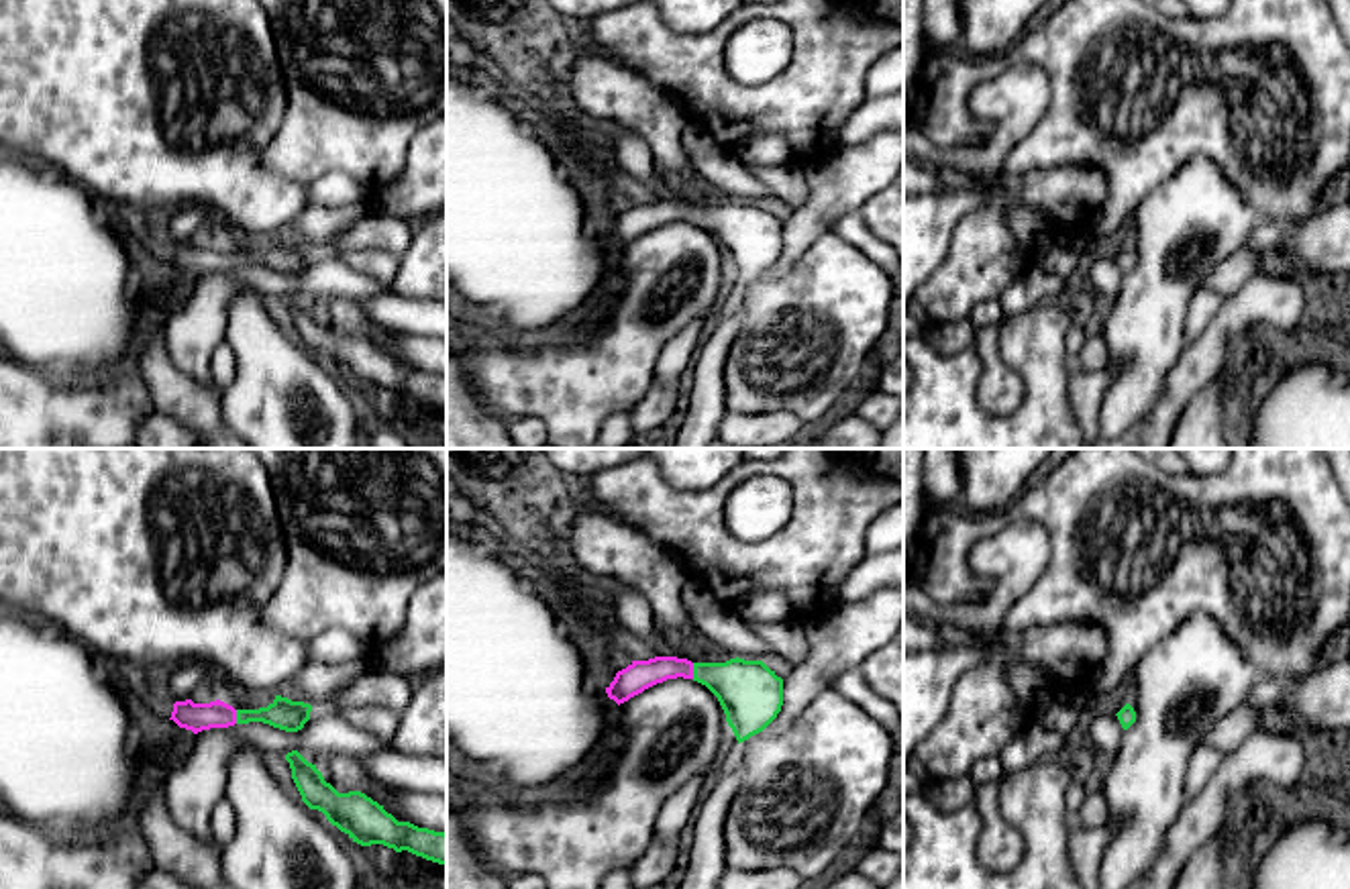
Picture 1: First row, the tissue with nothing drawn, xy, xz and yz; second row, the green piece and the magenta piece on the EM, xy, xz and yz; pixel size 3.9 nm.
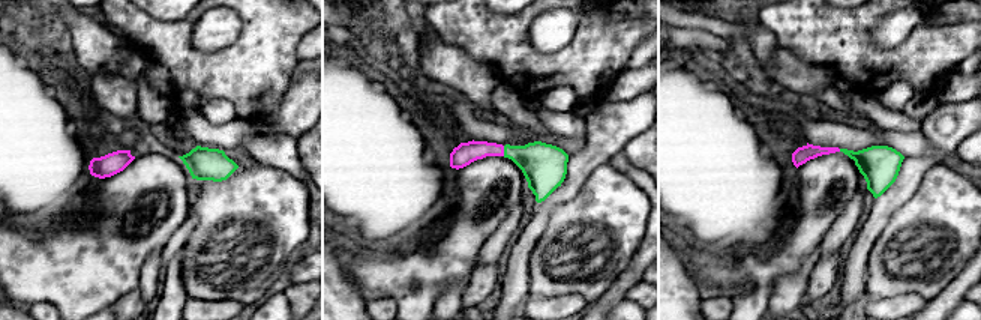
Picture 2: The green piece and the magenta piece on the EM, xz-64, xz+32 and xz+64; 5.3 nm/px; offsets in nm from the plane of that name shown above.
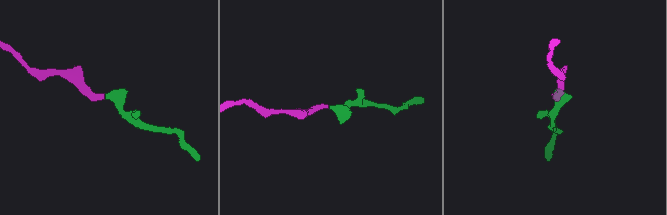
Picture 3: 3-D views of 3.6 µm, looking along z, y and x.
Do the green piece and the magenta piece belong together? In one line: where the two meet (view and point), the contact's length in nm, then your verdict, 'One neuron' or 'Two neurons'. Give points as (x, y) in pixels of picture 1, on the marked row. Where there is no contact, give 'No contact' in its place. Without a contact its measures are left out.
Touches green at xz (694, 671). Shared border 60 nm. One neuron

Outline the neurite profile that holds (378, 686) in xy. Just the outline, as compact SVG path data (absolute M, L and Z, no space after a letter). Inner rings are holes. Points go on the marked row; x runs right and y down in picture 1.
M371 661L369 669L339 697L339 710L379 705L404 714L416 681Z

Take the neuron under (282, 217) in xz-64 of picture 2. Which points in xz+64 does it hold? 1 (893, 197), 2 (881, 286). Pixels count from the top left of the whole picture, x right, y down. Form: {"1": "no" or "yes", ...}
{"1": "no", "2": "yes"}

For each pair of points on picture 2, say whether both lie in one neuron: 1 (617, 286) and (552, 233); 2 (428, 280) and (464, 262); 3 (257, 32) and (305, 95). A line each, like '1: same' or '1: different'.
1: different
2: same
3: different

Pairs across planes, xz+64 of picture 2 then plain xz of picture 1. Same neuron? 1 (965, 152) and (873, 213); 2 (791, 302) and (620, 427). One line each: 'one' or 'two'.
1: one
2: one

